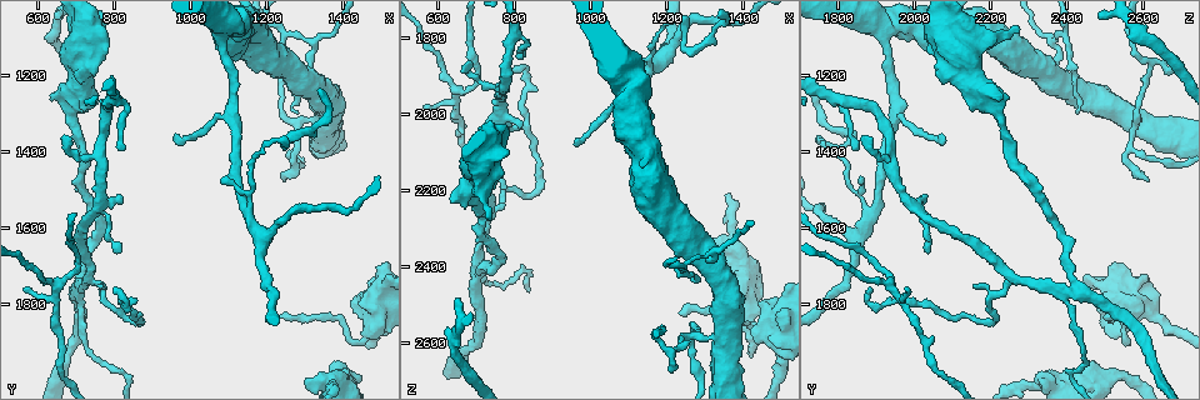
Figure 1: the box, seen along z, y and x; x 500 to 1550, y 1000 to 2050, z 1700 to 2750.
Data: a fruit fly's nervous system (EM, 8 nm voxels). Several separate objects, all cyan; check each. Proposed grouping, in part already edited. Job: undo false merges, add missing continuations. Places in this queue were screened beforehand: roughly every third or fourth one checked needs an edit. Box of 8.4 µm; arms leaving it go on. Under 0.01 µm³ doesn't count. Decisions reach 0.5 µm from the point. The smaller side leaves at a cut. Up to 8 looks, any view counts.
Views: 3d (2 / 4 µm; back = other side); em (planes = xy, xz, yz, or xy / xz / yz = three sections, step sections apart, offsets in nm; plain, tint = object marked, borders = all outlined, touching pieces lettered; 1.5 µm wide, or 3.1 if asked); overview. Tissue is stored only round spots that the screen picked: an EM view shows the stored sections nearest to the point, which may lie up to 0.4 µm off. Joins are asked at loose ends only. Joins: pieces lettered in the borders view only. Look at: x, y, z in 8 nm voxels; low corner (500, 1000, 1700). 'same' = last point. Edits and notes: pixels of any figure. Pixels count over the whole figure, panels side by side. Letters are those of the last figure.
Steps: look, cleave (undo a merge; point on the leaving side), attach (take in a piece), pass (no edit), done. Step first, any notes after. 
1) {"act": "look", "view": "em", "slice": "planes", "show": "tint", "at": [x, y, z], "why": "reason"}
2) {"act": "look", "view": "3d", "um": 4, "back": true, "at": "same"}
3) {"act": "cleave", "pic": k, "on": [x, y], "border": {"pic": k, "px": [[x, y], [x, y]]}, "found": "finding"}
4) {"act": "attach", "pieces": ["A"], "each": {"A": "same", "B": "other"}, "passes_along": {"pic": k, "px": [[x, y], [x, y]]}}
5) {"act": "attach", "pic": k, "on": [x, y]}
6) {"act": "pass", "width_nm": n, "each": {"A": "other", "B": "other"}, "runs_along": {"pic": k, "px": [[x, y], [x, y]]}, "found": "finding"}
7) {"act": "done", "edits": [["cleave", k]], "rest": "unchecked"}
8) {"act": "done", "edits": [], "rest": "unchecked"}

{"act": "look", "view": "em", "slice": "planes", "show": "borders", "at": [710, 1750, 2415], "why": "looks like a crossing"}

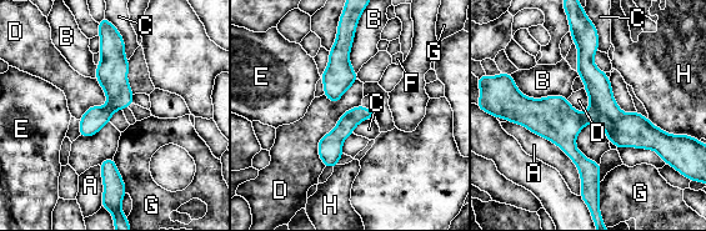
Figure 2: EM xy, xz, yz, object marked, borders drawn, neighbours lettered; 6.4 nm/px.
{"act": "pass", "width_nm": 120, "each": {"A": "other", "B": "other", "C": "other", "D": "other", "E": "other", "F": "other", "G": "other", "H": "other"}, "border": {"pic": 2, "px": [[361, 104], [319, 141], [324, 166]]}, "found": "all the same neuron"}

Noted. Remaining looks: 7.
{"act": "look", "view": "em", "slice": "planes", "show": "tint", "at": [1475, 1855, 2540], "why": "thick turns thin"}

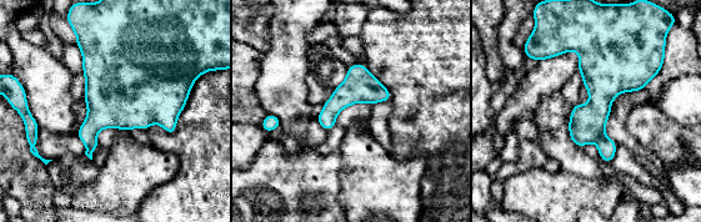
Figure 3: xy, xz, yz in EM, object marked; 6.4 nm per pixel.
{"act": "look", "view": "em", "slice": "planes", "show": "borders", "at": "same", "why": "what lies round it"}

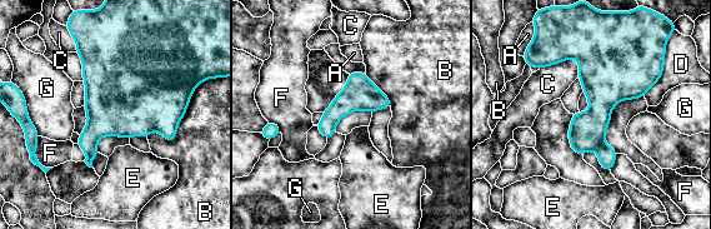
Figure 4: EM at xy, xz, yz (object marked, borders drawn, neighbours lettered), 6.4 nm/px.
{"act": "pass", "each": {"A": "other", "B": "other", "C": "other", "D": "other", "E": "other", "F": "other", "G": "other"}, "found": "all the same neuron"}

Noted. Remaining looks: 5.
{"act": "look", "view": "em", "slice": "xy", "step": 8, "show": "tint", "at": [795, 1755, 1885], "why": "an open end"}

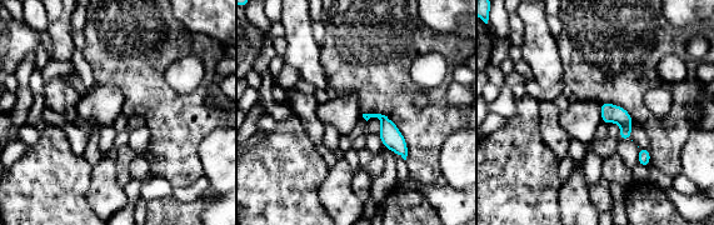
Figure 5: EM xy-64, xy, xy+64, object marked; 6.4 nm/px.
{"act": "look", "view": "em", "slice": "planes", "show": "borders", "at": "same"}

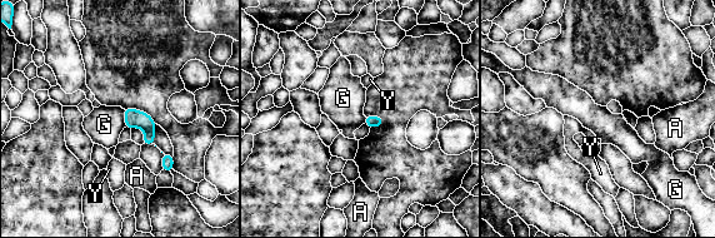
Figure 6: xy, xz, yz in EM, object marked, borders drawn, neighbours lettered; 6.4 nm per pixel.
{"act": "pass", "each": {"A": "other", "G": "other", "Y": "other"}, "border": {"pic": 6, "px": [[123, 109], [125, 127]]}, "found": "none of them fits"}

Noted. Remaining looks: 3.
{"act": "done", "edits": [], "rest": "unchecked"}

